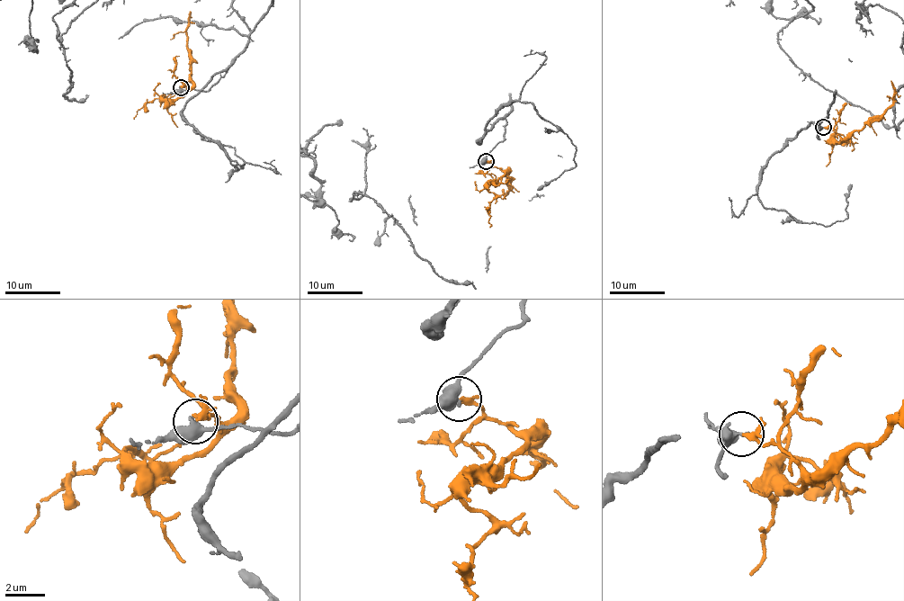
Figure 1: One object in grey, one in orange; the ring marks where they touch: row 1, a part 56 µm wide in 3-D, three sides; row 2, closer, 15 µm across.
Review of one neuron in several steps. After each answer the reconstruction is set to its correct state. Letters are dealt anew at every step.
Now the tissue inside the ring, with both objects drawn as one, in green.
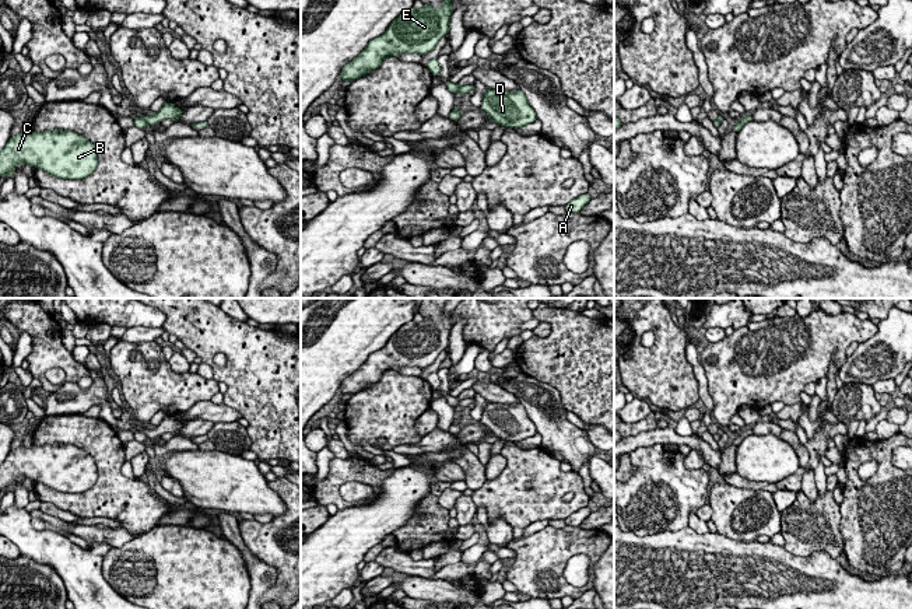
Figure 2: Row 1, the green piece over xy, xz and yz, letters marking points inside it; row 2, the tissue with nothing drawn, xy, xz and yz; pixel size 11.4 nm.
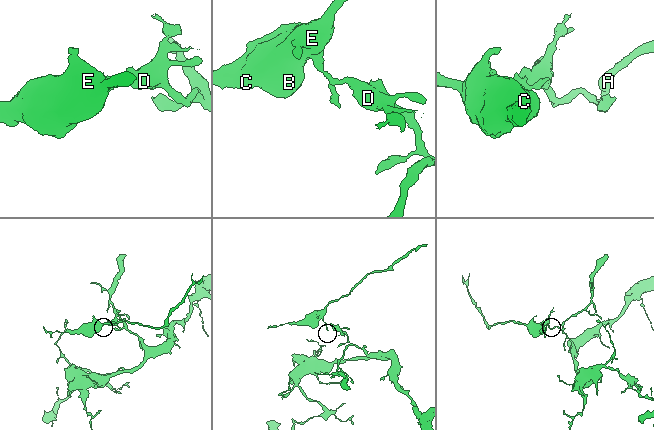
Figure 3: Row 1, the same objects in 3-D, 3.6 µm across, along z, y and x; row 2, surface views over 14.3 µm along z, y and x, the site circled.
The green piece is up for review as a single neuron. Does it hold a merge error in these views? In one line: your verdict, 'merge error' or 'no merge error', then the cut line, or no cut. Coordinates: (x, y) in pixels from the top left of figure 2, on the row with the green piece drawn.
merge error; cut xy (140, 118), (147, 122)

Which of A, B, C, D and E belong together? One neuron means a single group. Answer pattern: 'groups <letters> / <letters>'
groups A D / B C E

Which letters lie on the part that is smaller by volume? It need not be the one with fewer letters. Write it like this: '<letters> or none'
B, C, E

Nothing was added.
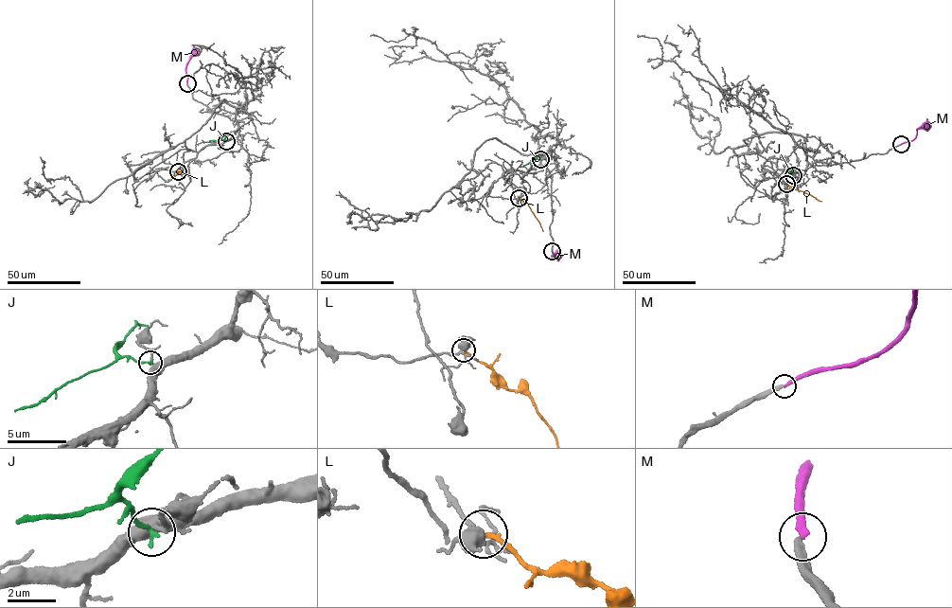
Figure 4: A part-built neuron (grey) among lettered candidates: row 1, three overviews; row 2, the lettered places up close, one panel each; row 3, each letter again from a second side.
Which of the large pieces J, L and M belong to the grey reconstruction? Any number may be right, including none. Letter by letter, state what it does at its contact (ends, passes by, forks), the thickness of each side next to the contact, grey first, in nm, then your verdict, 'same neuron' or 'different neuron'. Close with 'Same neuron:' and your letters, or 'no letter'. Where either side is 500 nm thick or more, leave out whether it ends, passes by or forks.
J: it ends | 280/190 nm | different neuron
L: it ends | 440/200 nm | different neuron
M: it ends | 300/300 nm | same neuron
Same neuron: M

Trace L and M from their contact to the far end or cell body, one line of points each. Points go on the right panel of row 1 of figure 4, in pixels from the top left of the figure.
L: (786, 184), (821, 201)
M: (901, 144), (913, 139), (917, 129), (926, 118)

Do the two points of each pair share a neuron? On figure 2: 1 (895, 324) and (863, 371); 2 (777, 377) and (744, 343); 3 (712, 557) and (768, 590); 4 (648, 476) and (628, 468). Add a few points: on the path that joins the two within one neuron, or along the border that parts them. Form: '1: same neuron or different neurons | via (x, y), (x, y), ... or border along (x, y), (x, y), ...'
1: same neuron | via (895, 335), (872, 360)
2: same neuron | via (770, 368), (753, 352)
3: same neuron | via (726, 571), (754, 576)
4: different neurons | border along (630, 454), (630, 462), (635, 472), (628, 479)

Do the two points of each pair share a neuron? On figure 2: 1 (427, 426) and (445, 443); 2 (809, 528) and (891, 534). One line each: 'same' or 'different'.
1: different
2: different

